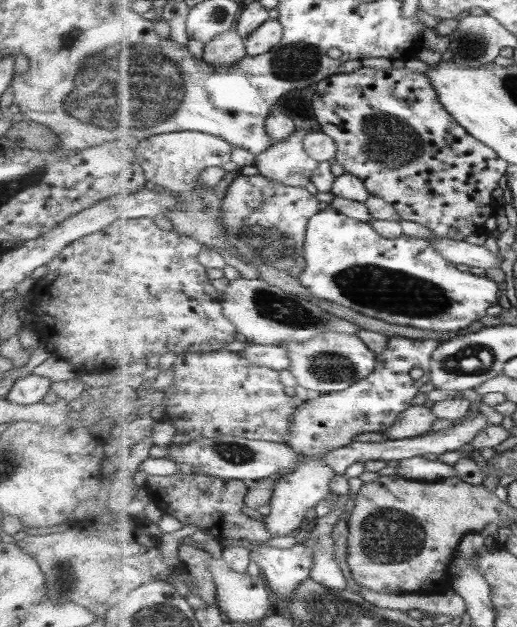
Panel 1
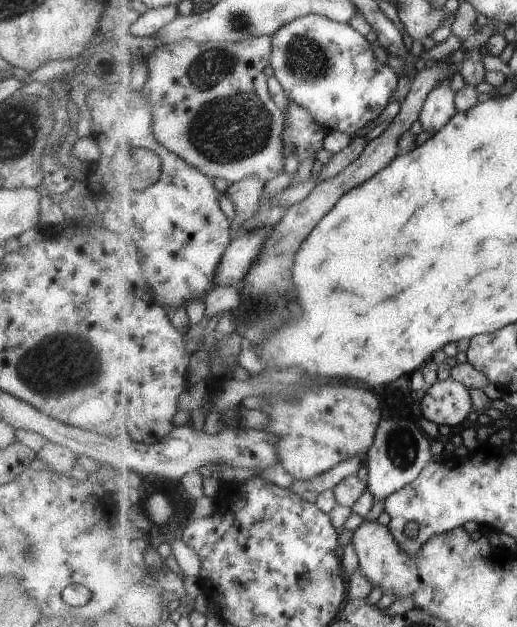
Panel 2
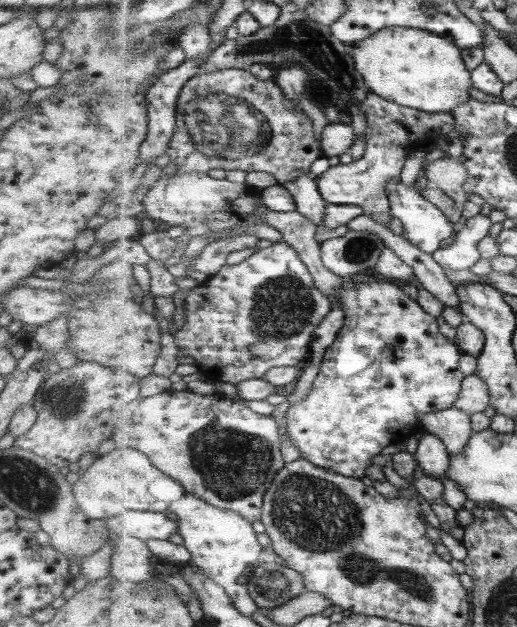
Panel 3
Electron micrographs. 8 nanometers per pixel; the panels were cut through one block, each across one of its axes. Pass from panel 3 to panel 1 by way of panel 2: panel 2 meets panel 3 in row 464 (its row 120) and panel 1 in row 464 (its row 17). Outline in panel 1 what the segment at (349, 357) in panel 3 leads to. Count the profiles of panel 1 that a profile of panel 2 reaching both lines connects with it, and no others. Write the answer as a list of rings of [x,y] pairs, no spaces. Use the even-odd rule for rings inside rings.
[[[393,336],[389,337],[387,347],[377,354],[377,366],[375,370],[355,382],[351,389],[343,390],[339,393],[323,393],[323,394],[310,394],[309,398],[303,403],[297,404],[297,410],[295,410],[295,416],[291,420],[291,440],[289,445],[301,455],[301,464],[293,471],[287,471],[281,473],[280,478],[275,481],[273,493],[270,499],[271,512],[265,517],[264,523],[267,524],[267,530],[274,536],[287,536],[291,534],[293,530],[297,530],[303,522],[305,522],[305,514],[316,508],[316,506],[324,500],[327,496],[330,496],[331,490],[329,490],[329,484],[331,480],[337,476],[337,472],[321,462],[321,457],[327,453],[327,451],[335,450],[343,446],[347,446],[353,443],[353,438],[359,434],[365,432],[383,432],[395,425],[397,417],[405,410],[409,409],[411,405],[420,402],[421,397],[419,390],[423,384],[427,384],[431,380],[431,357],[433,353],[439,348],[441,341],[435,340],[435,338],[427,338],[427,340],[419,340],[407,337]],[[413,368],[421,368],[423,372],[420,379],[415,380],[409,372]]]

